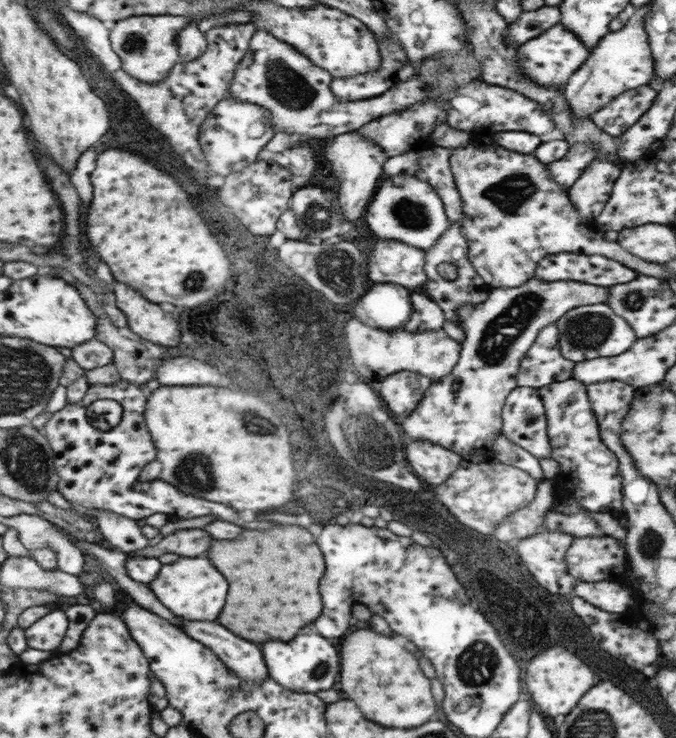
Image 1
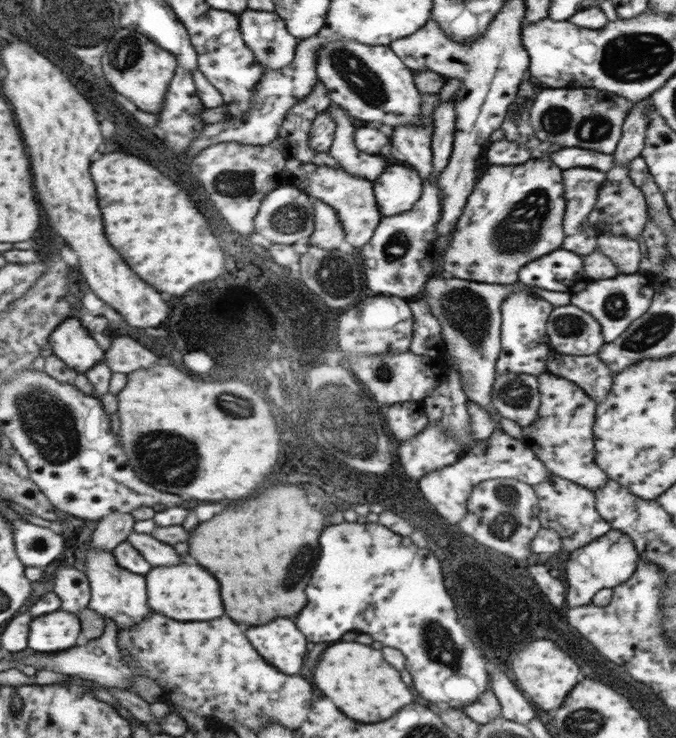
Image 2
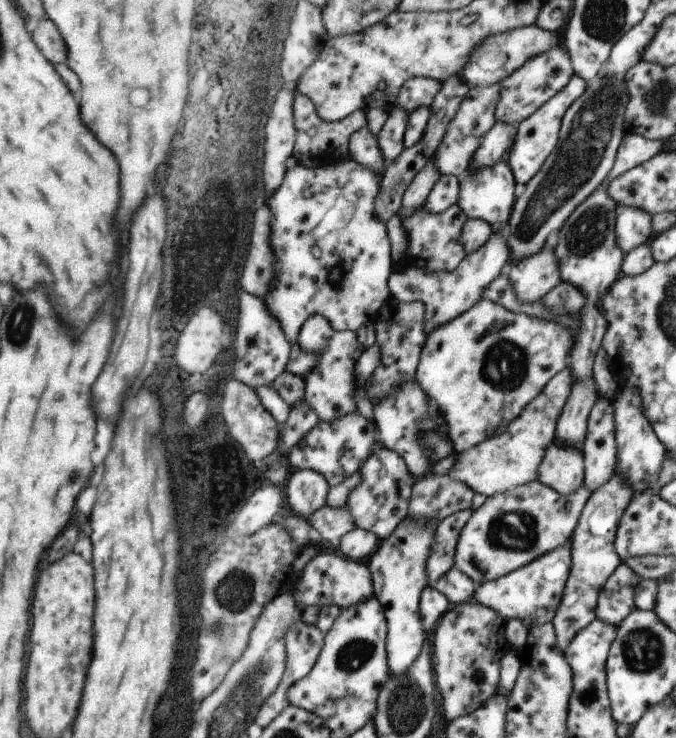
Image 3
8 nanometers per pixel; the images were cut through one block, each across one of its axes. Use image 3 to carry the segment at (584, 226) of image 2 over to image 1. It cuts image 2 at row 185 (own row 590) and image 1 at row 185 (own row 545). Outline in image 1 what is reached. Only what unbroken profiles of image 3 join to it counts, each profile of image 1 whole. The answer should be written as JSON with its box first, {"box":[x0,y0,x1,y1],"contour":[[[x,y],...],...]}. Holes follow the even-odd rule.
{"box":[567,160,621,222],"contour":[[[593,160],[593,164],[585,168],[577,184],[567,190],[569,198],[577,206],[577,214],[581,214],[581,220],[593,222],[597,216],[601,216],[619,176],[621,166],[611,162]]]}

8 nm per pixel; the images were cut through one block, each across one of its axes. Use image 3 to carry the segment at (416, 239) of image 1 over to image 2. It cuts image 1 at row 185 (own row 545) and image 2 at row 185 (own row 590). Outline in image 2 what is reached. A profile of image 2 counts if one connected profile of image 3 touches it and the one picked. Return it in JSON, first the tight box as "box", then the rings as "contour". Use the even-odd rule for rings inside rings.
{"box":[373,164,423,218],"contour":[[[387,164],[381,176],[373,180],[373,190],[381,218],[399,216],[401,212],[411,212],[423,196],[423,178],[403,164]]]}

